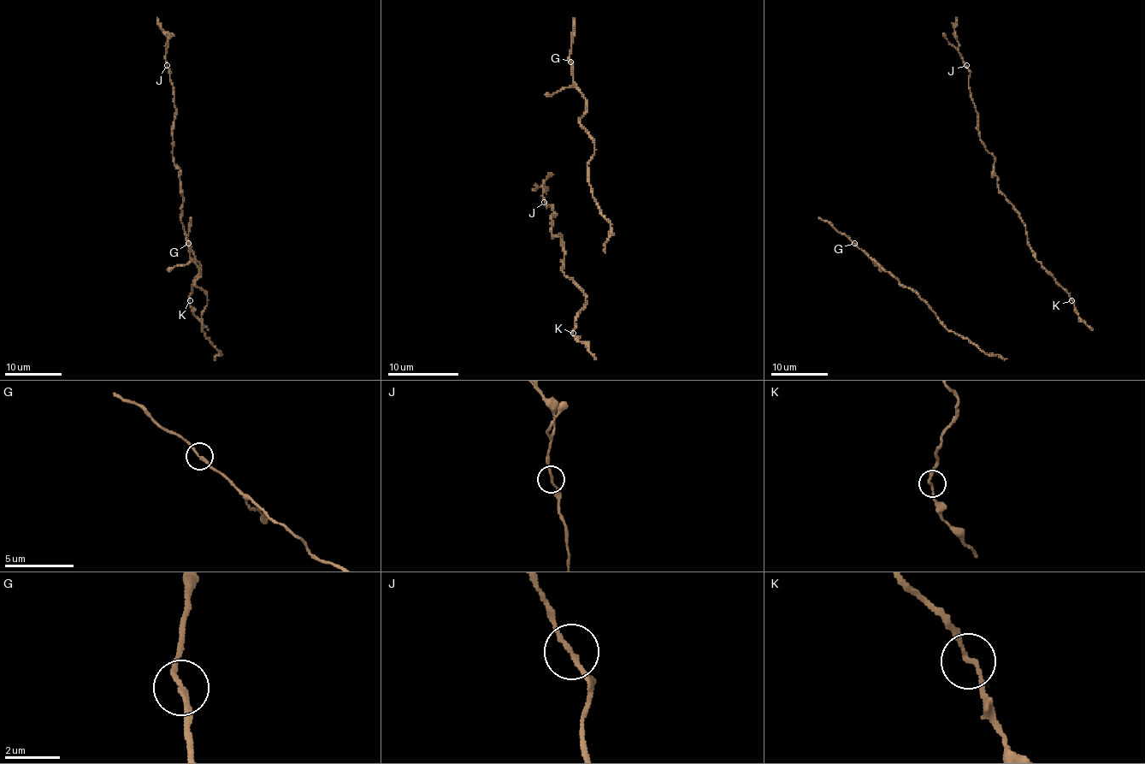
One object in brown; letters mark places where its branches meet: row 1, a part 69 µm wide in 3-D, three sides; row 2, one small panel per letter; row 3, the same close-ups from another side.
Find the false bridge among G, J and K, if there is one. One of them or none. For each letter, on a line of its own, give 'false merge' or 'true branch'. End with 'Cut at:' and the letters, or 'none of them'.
G: true branch
J: true branch
K: true branch
Cut at: none of them

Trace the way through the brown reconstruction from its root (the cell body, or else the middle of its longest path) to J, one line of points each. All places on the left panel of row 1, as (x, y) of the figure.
J: (191, 310), (191, 284), (200, 264), (181, 222), (183, 190), (173, 156), (174, 87), (167, 66)

